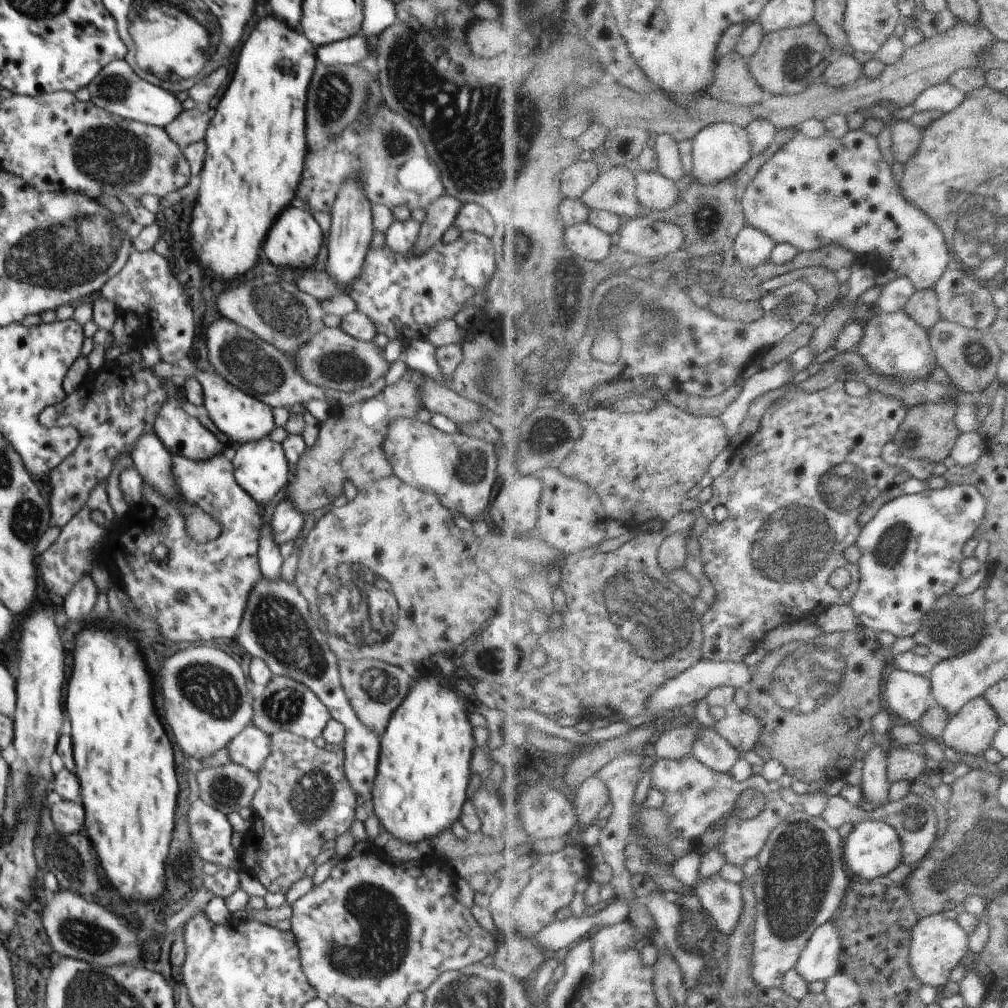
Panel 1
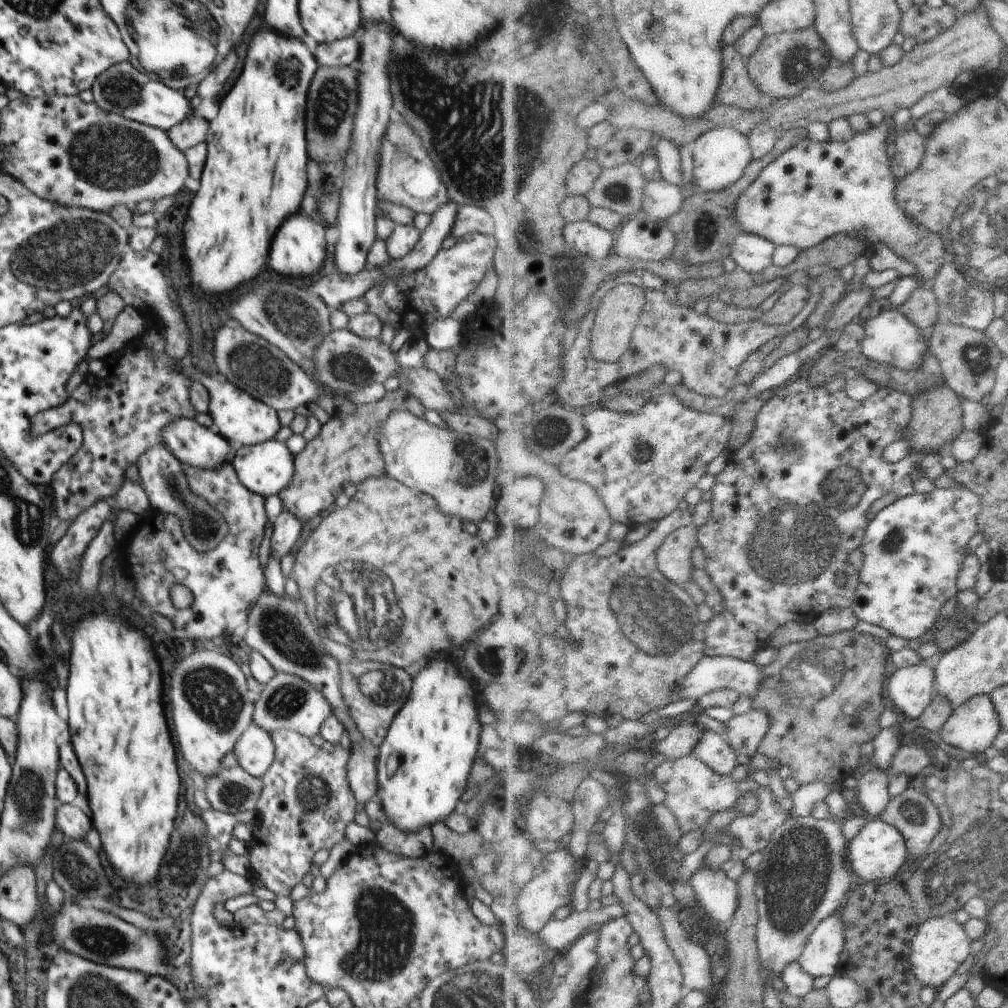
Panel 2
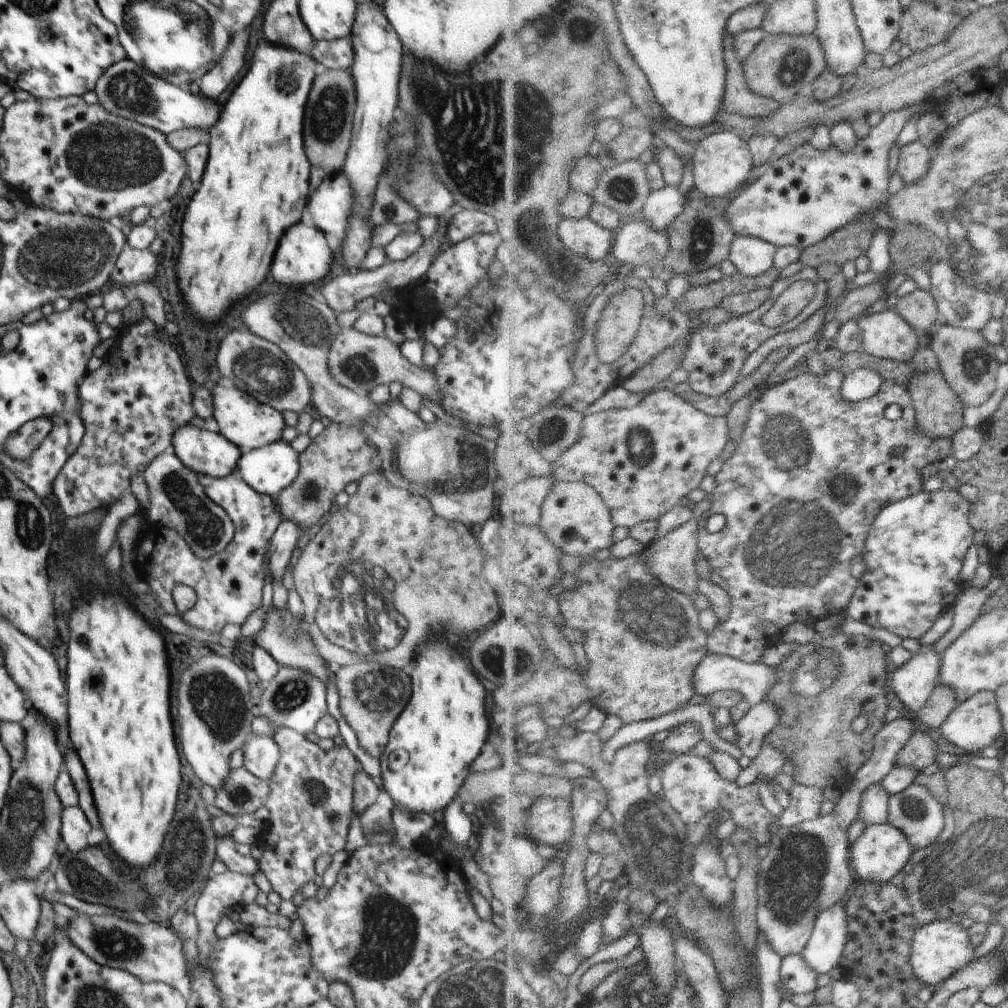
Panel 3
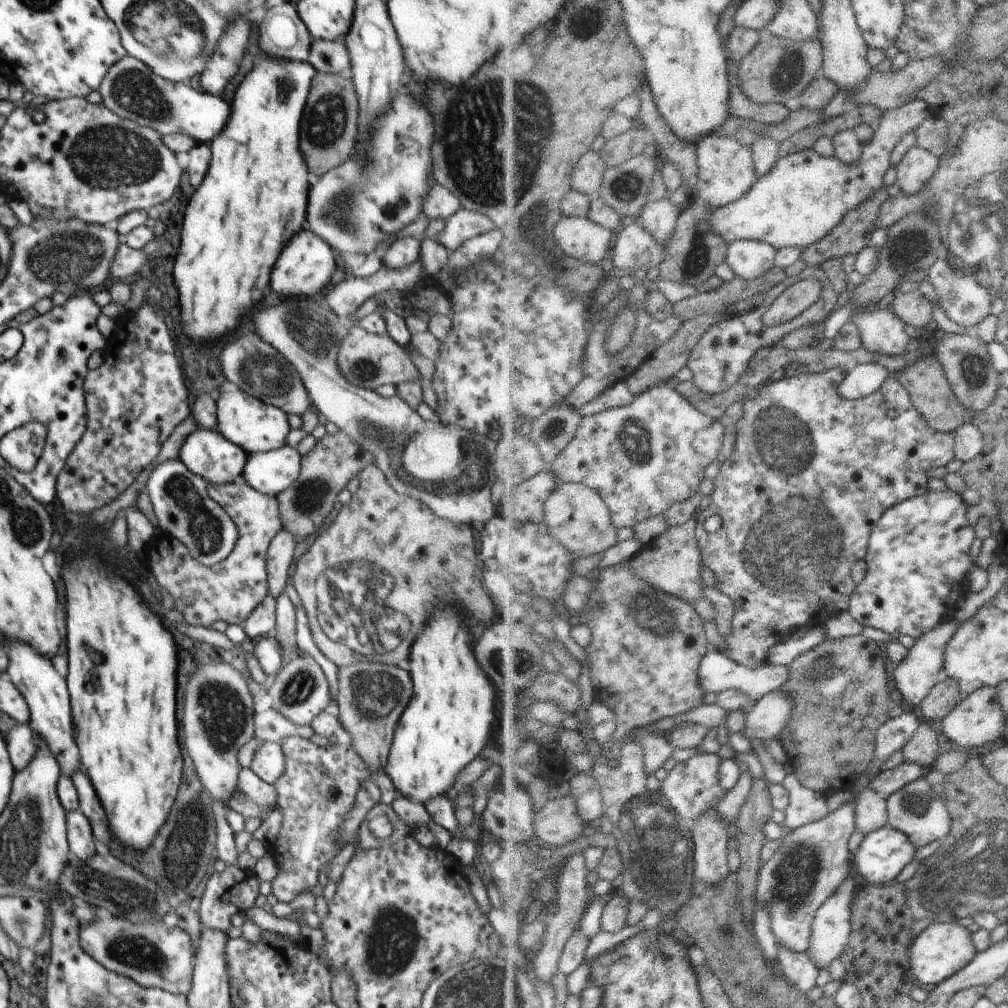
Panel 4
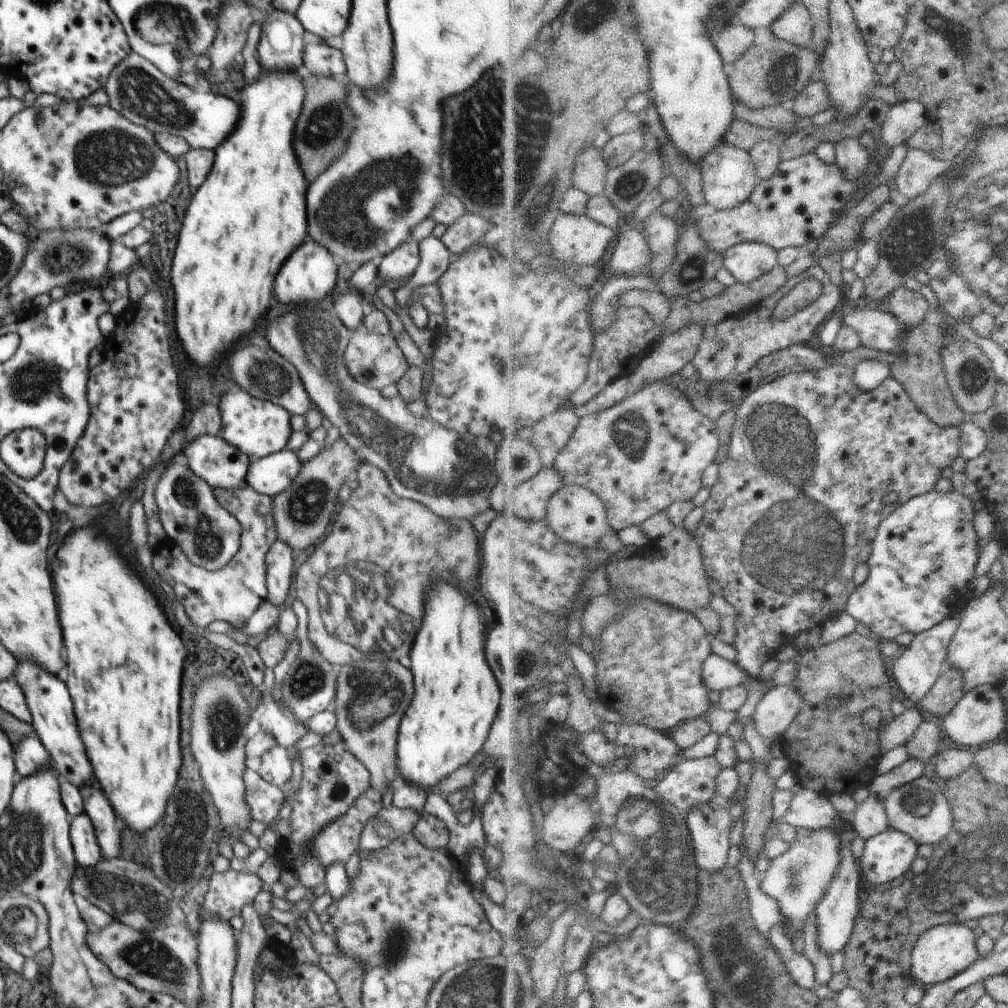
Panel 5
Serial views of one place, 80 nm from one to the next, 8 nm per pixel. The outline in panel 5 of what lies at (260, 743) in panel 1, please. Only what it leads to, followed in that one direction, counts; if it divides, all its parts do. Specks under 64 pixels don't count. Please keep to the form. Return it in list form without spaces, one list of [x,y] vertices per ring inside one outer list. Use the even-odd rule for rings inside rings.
[[[276,745],[262,754],[258,772],[266,782],[285,789],[292,776],[291,760],[288,750]]]

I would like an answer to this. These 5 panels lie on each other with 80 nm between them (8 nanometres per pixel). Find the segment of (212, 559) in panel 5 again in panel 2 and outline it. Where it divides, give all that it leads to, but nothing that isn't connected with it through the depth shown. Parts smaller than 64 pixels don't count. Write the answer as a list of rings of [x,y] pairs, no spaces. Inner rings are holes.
[[[154,444],[152,448],[148,448],[138,458],[136,466],[140,472],[141,486],[148,496],[149,507],[162,512],[162,514],[172,514],[172,516],[180,518],[182,533],[194,550],[207,552],[221,545],[222,540],[228,534],[228,524],[226,524],[224,516],[218,510],[214,510],[204,498],[190,492],[184,470],[182,470],[182,463],[172,455],[172,452],[164,444]]]

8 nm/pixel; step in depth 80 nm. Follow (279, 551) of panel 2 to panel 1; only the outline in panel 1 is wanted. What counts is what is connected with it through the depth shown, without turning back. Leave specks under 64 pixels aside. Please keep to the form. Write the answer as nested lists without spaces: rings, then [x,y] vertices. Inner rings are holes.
[[[286,497],[275,507],[271,526],[276,544],[281,545],[295,540],[304,526],[302,512],[296,510],[292,506],[292,502]]]

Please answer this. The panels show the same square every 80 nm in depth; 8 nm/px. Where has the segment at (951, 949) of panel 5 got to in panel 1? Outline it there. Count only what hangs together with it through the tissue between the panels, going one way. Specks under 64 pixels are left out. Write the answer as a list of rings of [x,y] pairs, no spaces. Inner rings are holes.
[[[944,913],[934,914],[924,918],[919,926],[916,926],[911,953],[912,969],[925,984],[941,990],[948,984],[950,972],[960,964],[966,950],[968,950],[968,936],[957,920],[950,920]]]

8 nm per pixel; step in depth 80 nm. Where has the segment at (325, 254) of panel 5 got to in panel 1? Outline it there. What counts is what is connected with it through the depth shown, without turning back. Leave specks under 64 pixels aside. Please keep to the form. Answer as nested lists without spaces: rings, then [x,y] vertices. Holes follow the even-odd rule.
[[[288,208],[270,228],[262,250],[268,256],[268,260],[278,268],[313,268],[322,246],[322,235],[322,228],[310,212],[300,208]]]

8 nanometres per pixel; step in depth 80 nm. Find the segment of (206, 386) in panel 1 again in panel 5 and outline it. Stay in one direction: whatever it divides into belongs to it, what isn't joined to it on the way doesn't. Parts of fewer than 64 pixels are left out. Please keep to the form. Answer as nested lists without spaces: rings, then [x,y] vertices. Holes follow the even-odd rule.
[[[242,388],[240,392],[228,392],[221,398],[219,413],[222,423],[220,436],[251,459],[261,459],[286,448],[286,442],[293,433],[291,414],[285,408],[256,398]]]

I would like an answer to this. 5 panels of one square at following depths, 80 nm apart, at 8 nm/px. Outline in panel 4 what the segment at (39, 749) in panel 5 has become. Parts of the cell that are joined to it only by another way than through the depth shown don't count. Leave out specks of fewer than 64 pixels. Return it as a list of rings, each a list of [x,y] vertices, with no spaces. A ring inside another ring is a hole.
[[[17,723],[5,735],[5,741],[12,767],[17,772],[24,770],[36,754],[38,737],[27,725]]]

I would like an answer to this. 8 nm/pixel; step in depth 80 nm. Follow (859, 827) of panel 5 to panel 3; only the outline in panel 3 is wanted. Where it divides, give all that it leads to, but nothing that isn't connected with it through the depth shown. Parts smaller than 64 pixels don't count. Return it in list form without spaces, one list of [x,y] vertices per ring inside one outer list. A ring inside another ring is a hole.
[[[882,782],[872,784],[863,797],[863,808],[860,812],[860,820],[867,827],[875,826],[876,824],[889,823],[890,802],[892,796],[890,792],[884,788]]]

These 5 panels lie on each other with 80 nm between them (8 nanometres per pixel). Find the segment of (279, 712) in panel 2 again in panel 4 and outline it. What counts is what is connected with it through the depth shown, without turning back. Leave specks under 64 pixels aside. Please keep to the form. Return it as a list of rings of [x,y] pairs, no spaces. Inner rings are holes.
[[[300,651],[297,658],[281,666],[276,680],[266,691],[265,698],[264,704],[278,710],[286,720],[294,722],[296,726],[311,726],[312,720],[324,712],[331,701],[328,682],[322,668],[305,651]]]

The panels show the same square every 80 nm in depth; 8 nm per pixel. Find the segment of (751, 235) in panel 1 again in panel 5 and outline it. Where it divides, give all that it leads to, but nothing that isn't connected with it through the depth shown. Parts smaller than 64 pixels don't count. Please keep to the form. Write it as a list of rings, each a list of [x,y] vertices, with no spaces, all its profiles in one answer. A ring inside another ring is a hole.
[[[742,243],[725,252],[725,266],[743,283],[762,278],[779,264],[779,250],[766,243]]]

